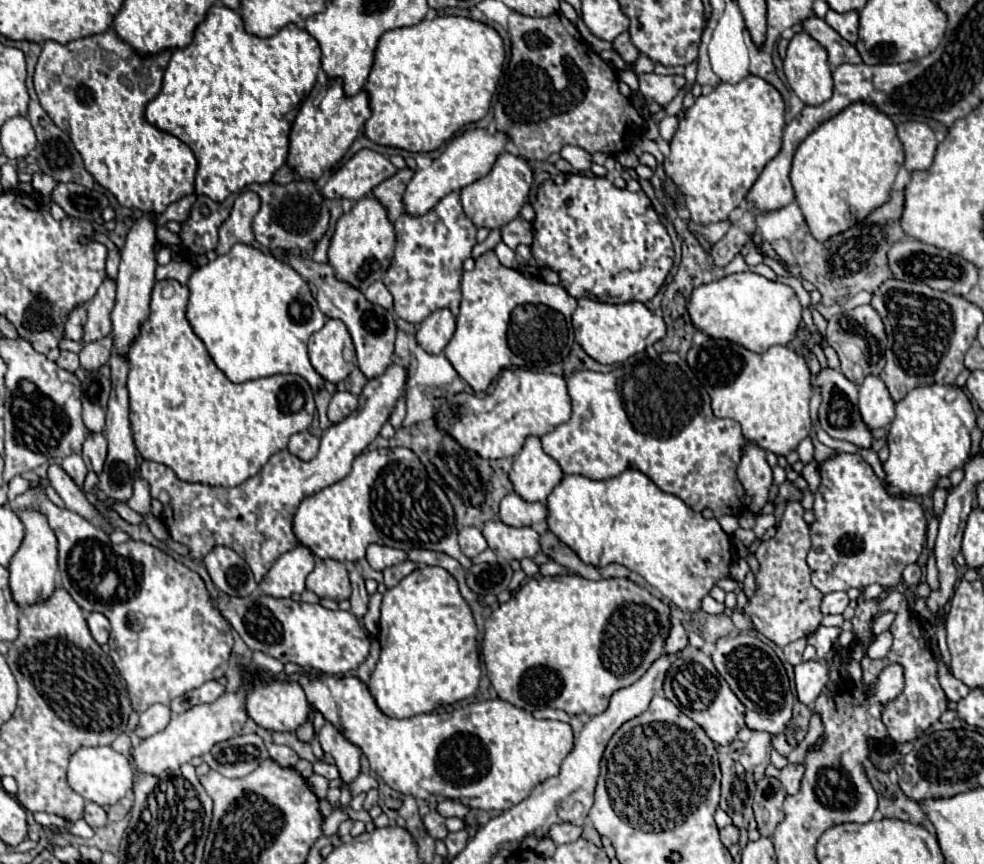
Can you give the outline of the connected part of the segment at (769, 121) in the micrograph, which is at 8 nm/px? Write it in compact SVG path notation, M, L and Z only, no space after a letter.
M756 75L744 77L740 83L720 83L712 93L700 95L696 103L686 111L680 127L670 141L670 155L664 159L664 173L674 181L682 195L682 205L690 211L694 225L704 227L710 223L728 221L730 213L742 203L764 165L774 159L782 147L784 129L784 101L780 93Z

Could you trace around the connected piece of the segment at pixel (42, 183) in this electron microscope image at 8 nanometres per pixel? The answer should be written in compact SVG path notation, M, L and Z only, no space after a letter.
M34 173L34 175L32 175L32 187L46 197L46 195L52 193L52 187L56 187L56 183L54 183L54 179L52 179L50 175Z

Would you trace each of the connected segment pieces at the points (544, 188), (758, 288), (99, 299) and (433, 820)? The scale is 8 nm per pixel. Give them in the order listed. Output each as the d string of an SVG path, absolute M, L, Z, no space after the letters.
M580 173L568 175L564 185L556 185L552 177L548 177L536 193L534 211L534 241L530 249L536 265L546 265L556 271L560 277L560 287L574 299L594 297L614 303L646 303L658 293L668 271L672 269L672 241L644 191L630 193L626 189L616 189L606 177L588 177Z
M752 271L726 275L718 281L696 287L686 303L686 309L692 325L704 335L738 343L754 353L764 353L772 345L786 345L796 339L802 323L802 305L794 289L784 283L768 281Z
M104 279L96 295L86 303L88 321L84 325L84 335L82 335L84 345L100 341L112 333L110 313L112 313L114 301L116 301L116 283L110 279Z
M432 809L428 815L424 815L424 817L422 817L422 823L424 823L428 835L430 835L432 839L436 839L436 841L442 841L442 839L448 835L446 825L444 825L444 817L442 817L436 809Z

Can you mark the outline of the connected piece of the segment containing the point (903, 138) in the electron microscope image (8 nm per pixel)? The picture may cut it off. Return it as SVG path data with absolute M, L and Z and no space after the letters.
M908 121L898 125L898 139L904 145L904 155L906 155L906 171L914 173L918 169L928 169L934 159L936 151L936 137L934 131L916 121Z

